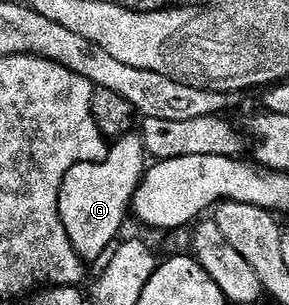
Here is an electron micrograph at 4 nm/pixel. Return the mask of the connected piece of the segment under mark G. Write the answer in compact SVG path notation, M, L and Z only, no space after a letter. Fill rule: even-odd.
M131 132L117 139L107 149L103 162L81 162L64 176L60 184L58 211L64 224L64 232L68 232L68 240L72 240L72 248L83 260L91 264L106 249L115 245L118 233L126 222L126 214L131 213L134 194L142 183L142 176L148 169L148 155L141 137Z

